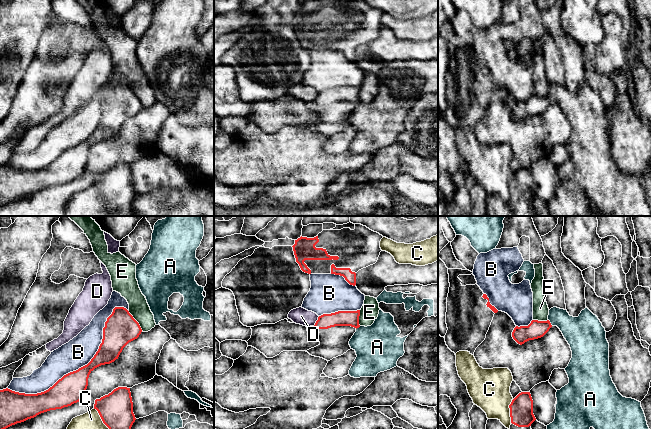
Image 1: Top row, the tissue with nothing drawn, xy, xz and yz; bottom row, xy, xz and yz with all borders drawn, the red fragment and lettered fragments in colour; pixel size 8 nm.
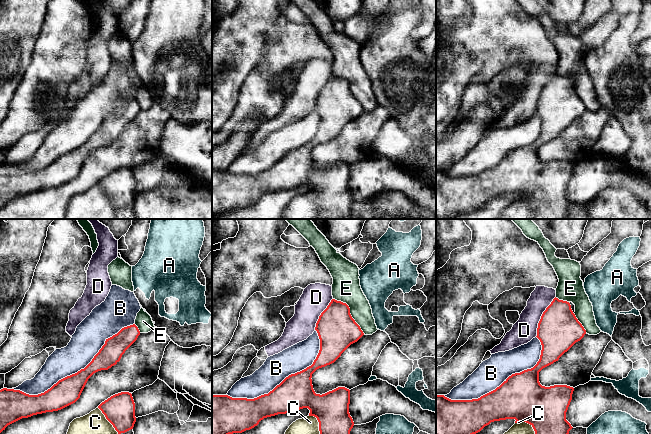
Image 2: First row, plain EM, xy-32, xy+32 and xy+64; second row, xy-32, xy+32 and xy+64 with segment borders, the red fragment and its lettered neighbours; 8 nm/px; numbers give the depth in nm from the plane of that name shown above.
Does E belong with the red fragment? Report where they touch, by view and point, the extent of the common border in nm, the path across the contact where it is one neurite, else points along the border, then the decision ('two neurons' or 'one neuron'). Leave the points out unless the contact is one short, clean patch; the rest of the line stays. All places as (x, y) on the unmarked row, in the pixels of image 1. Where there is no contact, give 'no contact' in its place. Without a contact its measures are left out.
xy (136, 97) | 200 nm | along xy (128, 87), (142, 106) | two neurons

